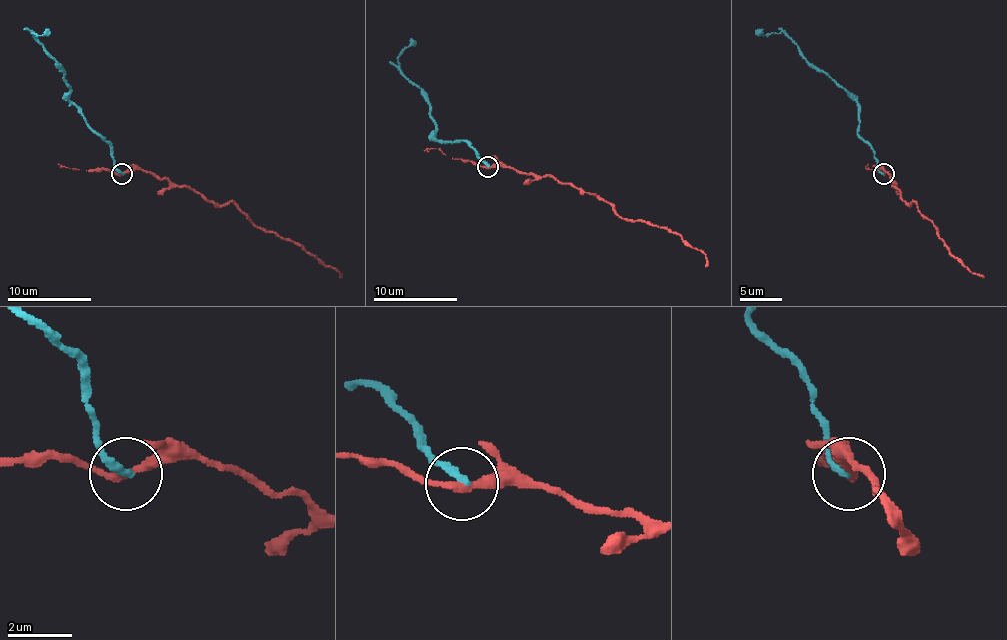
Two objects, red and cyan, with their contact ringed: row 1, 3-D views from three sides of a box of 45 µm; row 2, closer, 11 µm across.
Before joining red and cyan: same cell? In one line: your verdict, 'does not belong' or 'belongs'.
does not belong

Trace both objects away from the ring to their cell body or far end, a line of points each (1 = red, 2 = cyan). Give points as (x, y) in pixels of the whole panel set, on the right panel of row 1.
1: (883, 173), (883, 169), (908, 204), (914, 202), (937, 227), (950, 252), (973, 273), (983, 277)
2: (883, 173), (872, 148), (857, 133), (860, 104), (843, 87), (818, 70), (782, 33), (765, 35), (757, 29)

